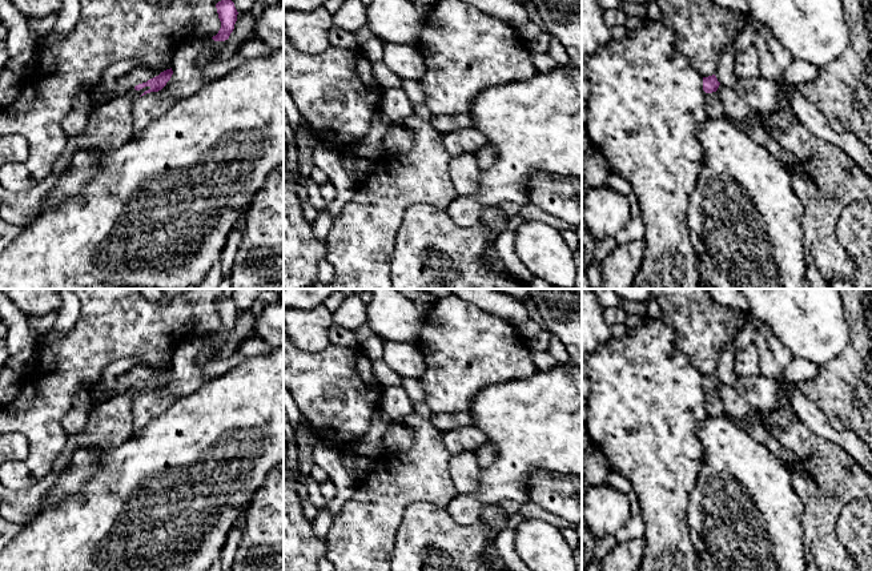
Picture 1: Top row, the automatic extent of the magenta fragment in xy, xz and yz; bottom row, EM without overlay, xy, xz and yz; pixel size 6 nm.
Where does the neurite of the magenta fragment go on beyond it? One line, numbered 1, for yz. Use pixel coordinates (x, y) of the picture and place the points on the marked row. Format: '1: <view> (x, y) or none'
1: none

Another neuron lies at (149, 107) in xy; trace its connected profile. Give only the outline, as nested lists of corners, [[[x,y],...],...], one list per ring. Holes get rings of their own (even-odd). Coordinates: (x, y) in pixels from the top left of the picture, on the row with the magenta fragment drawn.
[[[150,92],[138,97],[133,102],[132,138],[137,138],[149,122],[164,116],[172,104],[170,97],[160,92]]]

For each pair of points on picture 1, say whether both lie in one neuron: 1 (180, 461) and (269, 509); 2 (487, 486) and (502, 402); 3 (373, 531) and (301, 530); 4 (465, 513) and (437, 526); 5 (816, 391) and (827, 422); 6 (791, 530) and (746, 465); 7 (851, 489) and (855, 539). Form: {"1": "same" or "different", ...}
{"1": "different", "2": "same", "3": "different", "4": "different", "5": "different", "6": "same", "7": "different"}

